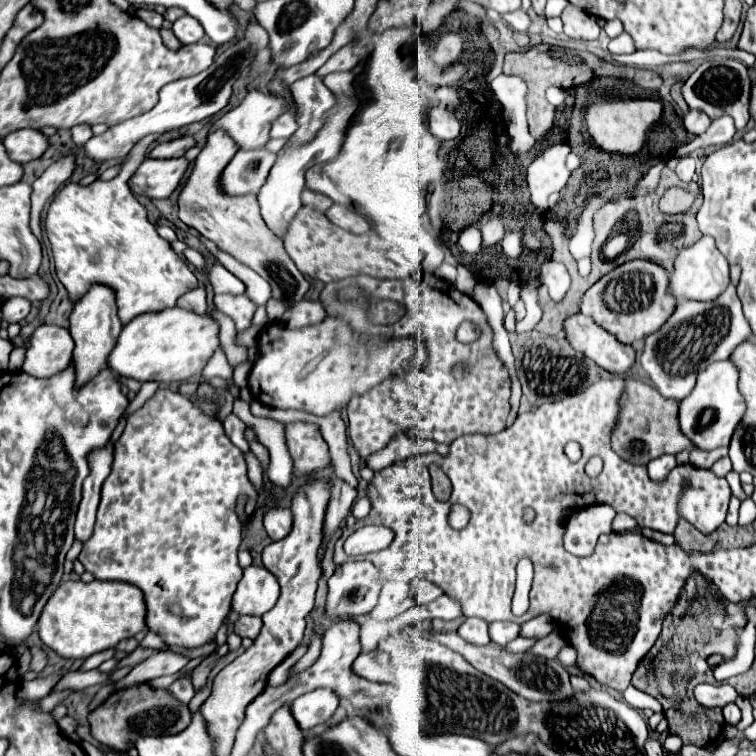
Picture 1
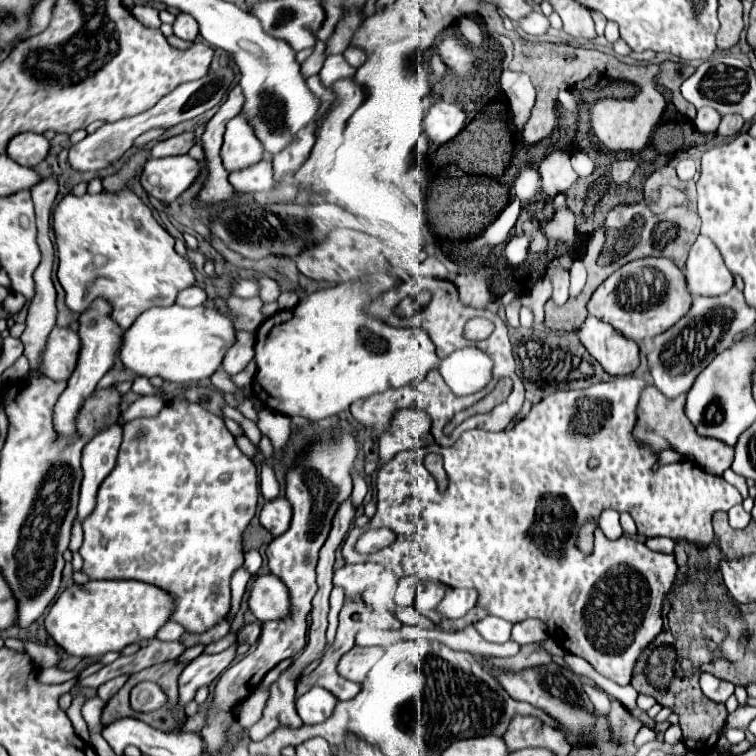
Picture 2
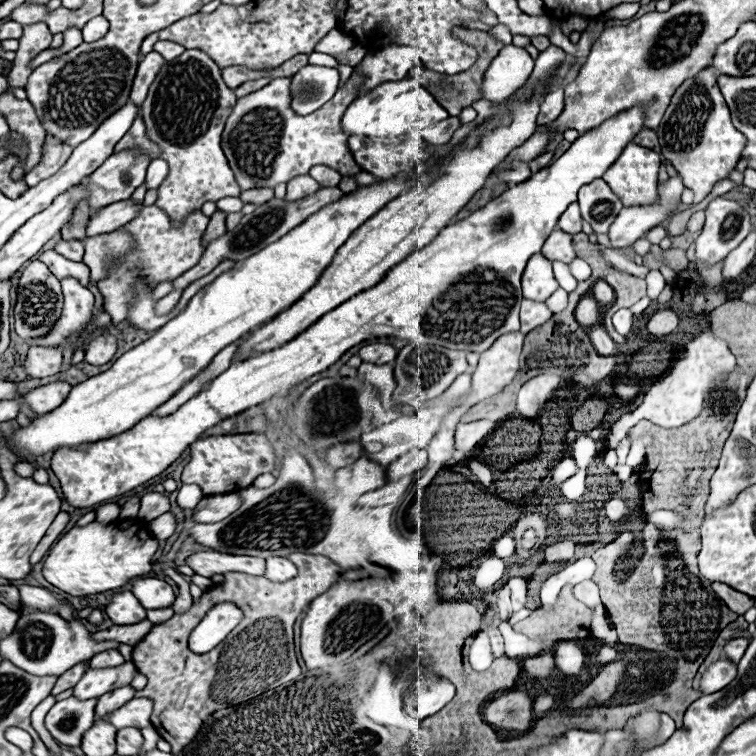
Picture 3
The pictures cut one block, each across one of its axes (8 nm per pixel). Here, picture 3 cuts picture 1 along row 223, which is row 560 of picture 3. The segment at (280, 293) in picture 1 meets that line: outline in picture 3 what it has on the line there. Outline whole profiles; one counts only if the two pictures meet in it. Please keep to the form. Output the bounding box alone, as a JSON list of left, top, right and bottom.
[184,550,264,577]

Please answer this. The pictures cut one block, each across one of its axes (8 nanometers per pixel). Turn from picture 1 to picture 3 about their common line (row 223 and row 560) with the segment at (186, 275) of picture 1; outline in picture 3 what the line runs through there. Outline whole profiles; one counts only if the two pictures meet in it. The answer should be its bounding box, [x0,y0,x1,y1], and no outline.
[42,520,158,596]

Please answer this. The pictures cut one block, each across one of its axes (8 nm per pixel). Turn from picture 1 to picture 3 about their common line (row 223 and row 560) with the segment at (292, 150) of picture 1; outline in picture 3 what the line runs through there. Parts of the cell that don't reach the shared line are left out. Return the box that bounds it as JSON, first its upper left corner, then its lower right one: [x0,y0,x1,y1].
[264,556,296,582]

